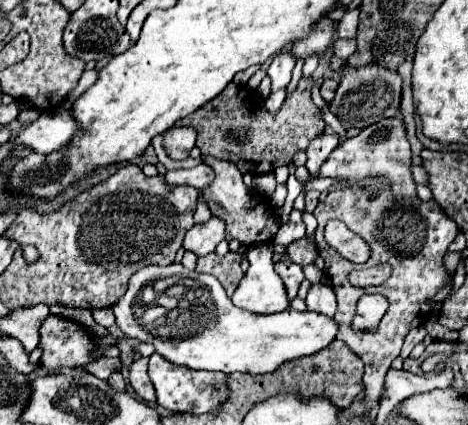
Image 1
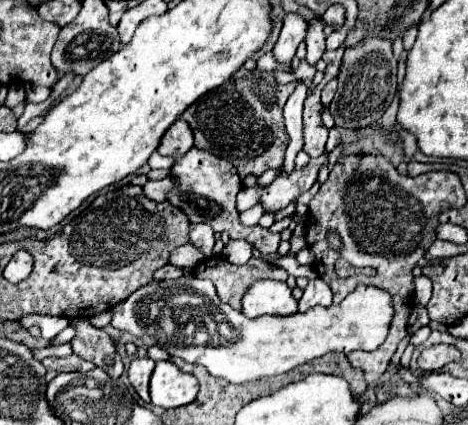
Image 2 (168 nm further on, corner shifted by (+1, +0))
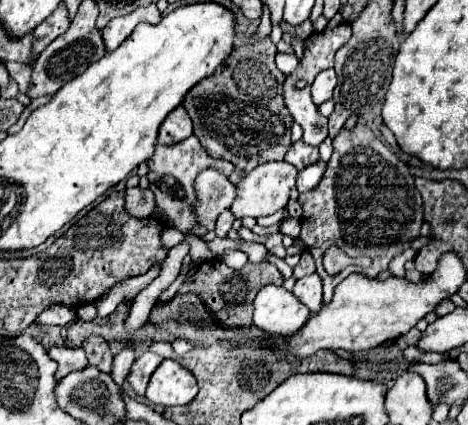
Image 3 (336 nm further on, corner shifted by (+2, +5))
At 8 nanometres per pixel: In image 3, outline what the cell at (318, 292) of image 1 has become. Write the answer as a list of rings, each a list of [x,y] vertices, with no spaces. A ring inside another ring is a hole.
[[[310,274],[304,276],[300,280],[296,280],[292,294],[310,308],[312,314],[316,314],[322,308],[322,280],[318,274]]]

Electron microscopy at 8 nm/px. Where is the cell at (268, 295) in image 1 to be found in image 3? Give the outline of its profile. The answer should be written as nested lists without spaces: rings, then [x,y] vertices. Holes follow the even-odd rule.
[[[268,284],[254,300],[254,326],[278,336],[296,334],[310,318],[310,310],[282,286]]]

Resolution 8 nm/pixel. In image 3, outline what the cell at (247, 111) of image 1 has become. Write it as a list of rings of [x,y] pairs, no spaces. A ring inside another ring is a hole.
[[[252,36],[246,44],[234,46],[232,54],[216,68],[216,72],[204,80],[198,82],[196,88],[192,88],[184,100],[182,106],[190,114],[194,122],[194,136],[198,136],[202,148],[212,156],[212,158],[222,158],[234,164],[234,172],[228,176],[234,184],[238,178],[246,176],[252,172],[258,164],[270,162],[270,160],[284,160],[284,154],[290,148],[290,126],[292,126],[292,116],[288,108],[282,104],[282,80],[284,74],[276,68],[274,64],[276,56],[276,44],[266,38]]]

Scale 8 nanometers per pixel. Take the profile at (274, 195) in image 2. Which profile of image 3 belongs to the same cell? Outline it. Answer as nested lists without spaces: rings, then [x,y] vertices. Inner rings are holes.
[[[266,162],[256,166],[250,174],[246,174],[238,184],[236,184],[236,198],[230,206],[230,212],[234,218],[258,218],[258,216],[268,216],[278,210],[282,210],[288,204],[288,194],[296,184],[298,170],[290,166],[288,162]]]

